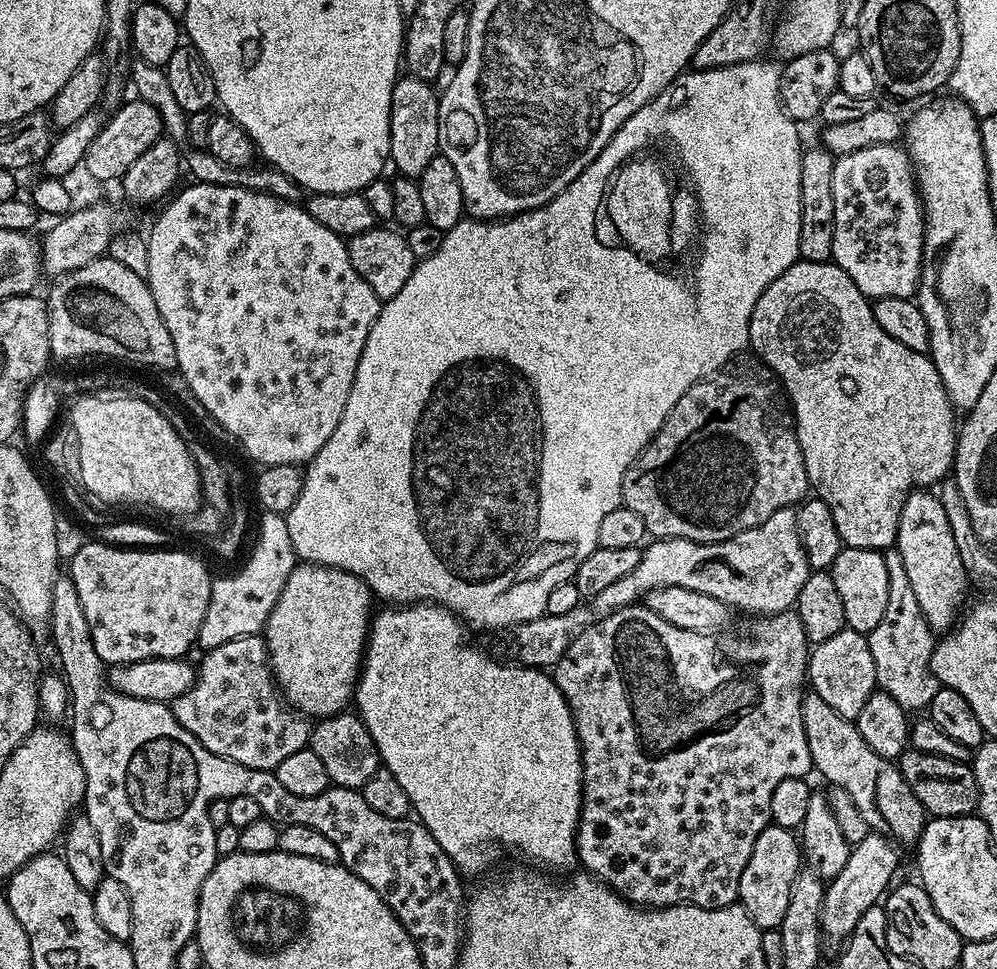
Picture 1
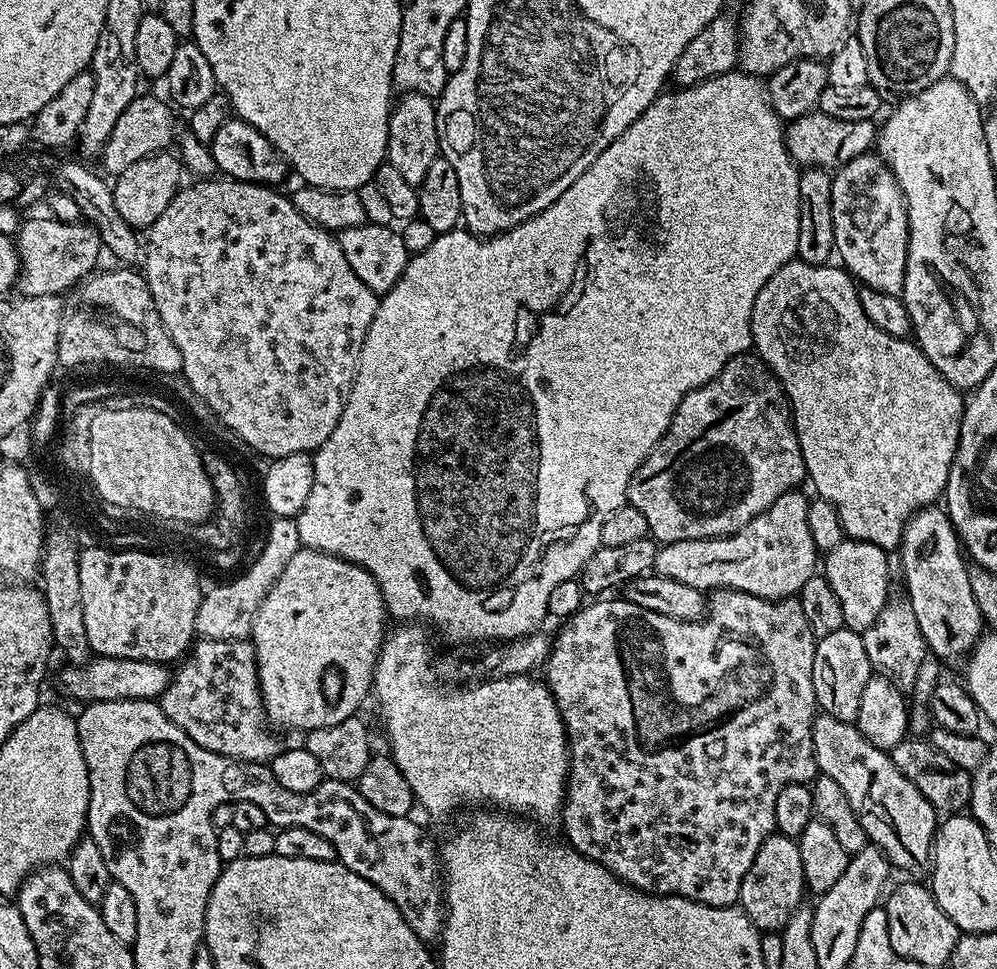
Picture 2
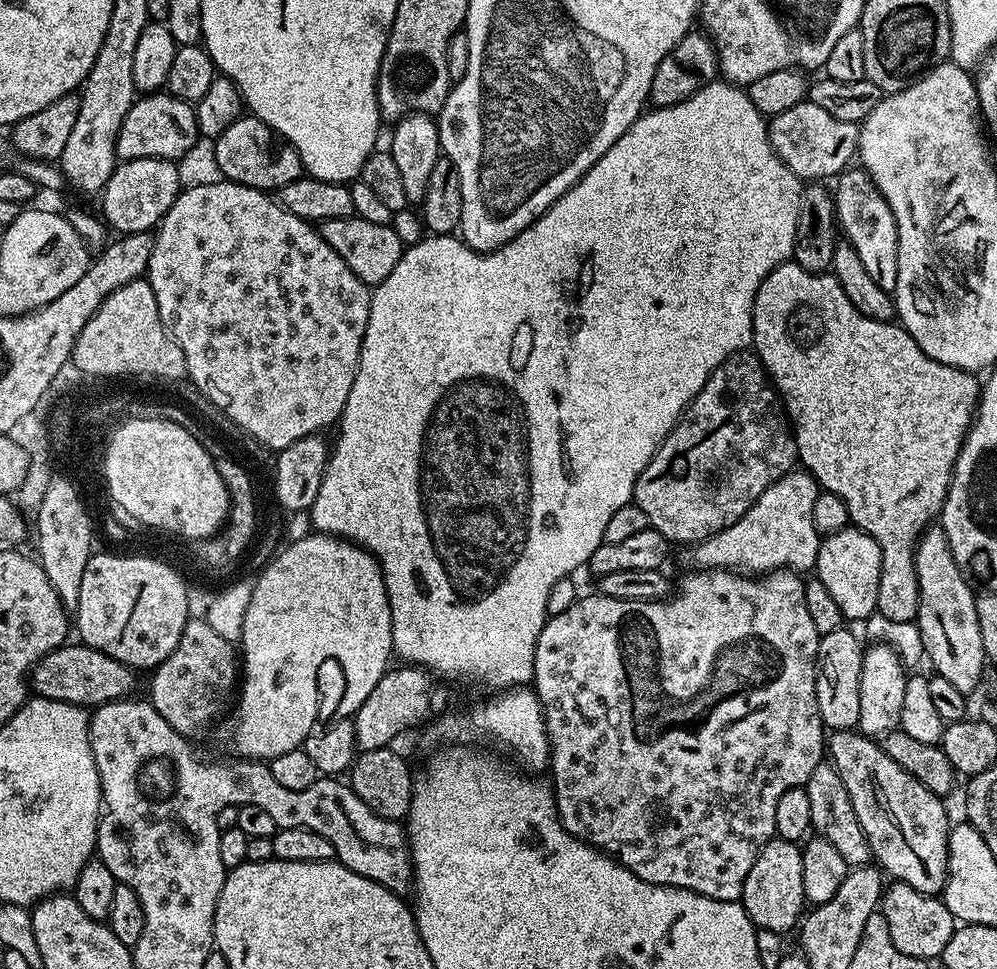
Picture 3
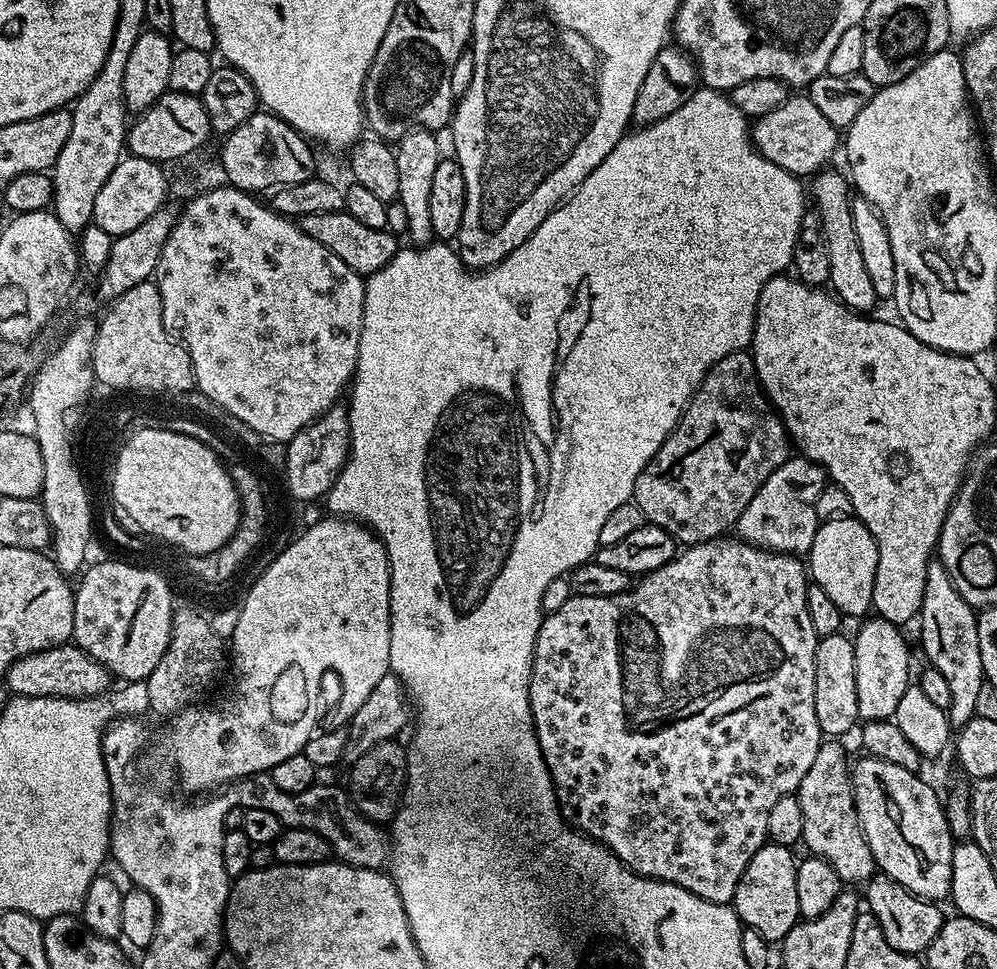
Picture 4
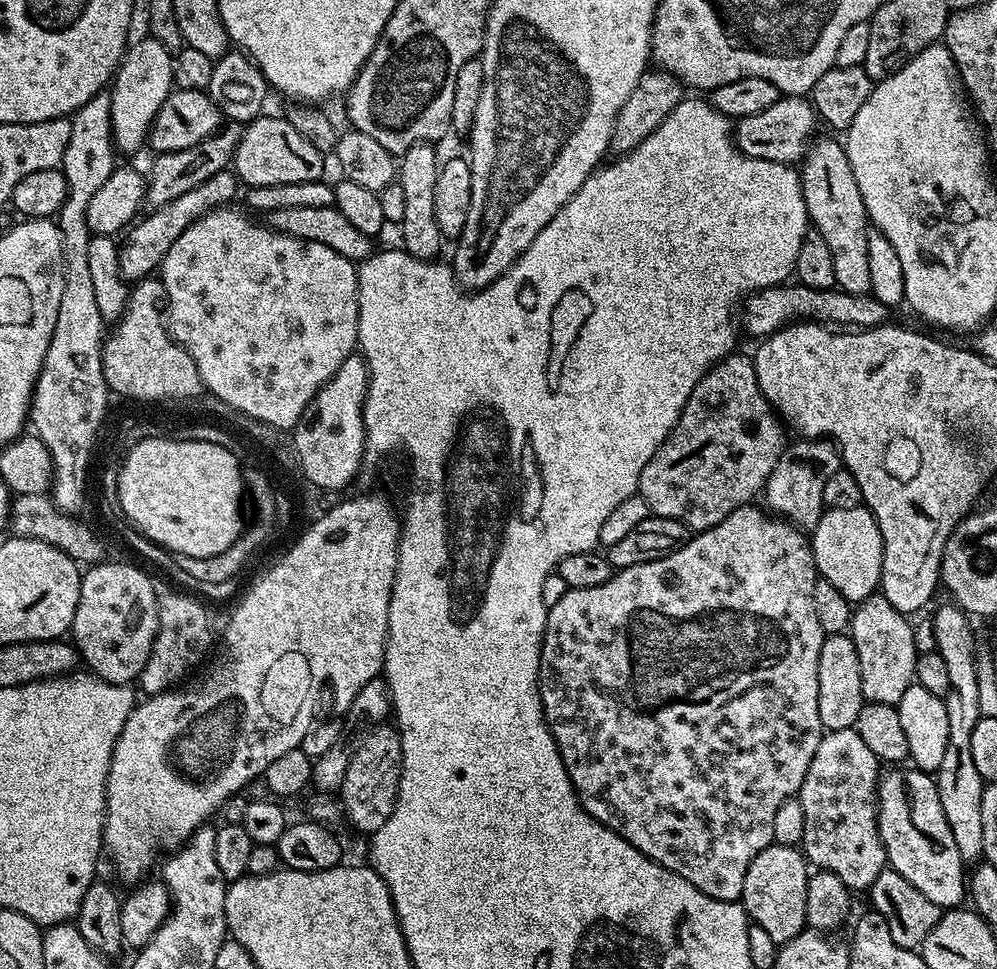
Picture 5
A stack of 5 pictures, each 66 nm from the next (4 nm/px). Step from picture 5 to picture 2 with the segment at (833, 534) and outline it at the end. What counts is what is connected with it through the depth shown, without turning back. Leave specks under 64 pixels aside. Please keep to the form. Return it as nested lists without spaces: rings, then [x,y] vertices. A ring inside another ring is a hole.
[[[846,538],[823,557],[822,575],[830,582],[830,590],[834,590],[838,603],[842,605],[844,627],[864,633],[874,625],[882,610],[890,604],[890,599],[888,599],[888,556],[889,553],[885,549],[874,546],[870,542]]]

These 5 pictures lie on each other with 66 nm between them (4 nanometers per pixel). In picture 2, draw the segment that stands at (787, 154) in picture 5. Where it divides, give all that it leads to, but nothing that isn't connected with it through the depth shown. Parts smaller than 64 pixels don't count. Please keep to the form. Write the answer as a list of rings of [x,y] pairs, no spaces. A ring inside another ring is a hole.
[[[819,110],[799,116],[785,127],[787,150],[797,165],[829,170],[835,170],[846,162],[865,155],[875,145],[877,135],[878,126],[873,119],[851,121],[831,118]]]

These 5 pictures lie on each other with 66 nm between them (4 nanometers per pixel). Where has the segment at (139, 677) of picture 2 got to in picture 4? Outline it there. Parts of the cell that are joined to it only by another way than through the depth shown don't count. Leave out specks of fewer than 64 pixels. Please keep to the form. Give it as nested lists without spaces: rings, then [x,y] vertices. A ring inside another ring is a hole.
[[[74,642],[59,644],[41,652],[31,652],[20,656],[2,674],[9,693],[18,696],[62,696],[64,698],[82,698],[98,696],[109,691],[110,673],[90,654],[86,654]]]

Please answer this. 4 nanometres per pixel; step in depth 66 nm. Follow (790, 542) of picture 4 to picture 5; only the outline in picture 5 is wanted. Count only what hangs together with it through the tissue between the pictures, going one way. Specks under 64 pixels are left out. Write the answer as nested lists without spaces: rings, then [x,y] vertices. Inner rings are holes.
[[[800,438],[795,441],[797,444],[789,443],[762,489],[762,500],[765,500],[763,503],[767,511],[801,530],[811,530],[820,521],[820,515],[826,510],[822,498],[822,486],[830,482],[830,474],[839,472],[842,468],[835,443],[828,438],[820,439]]]

